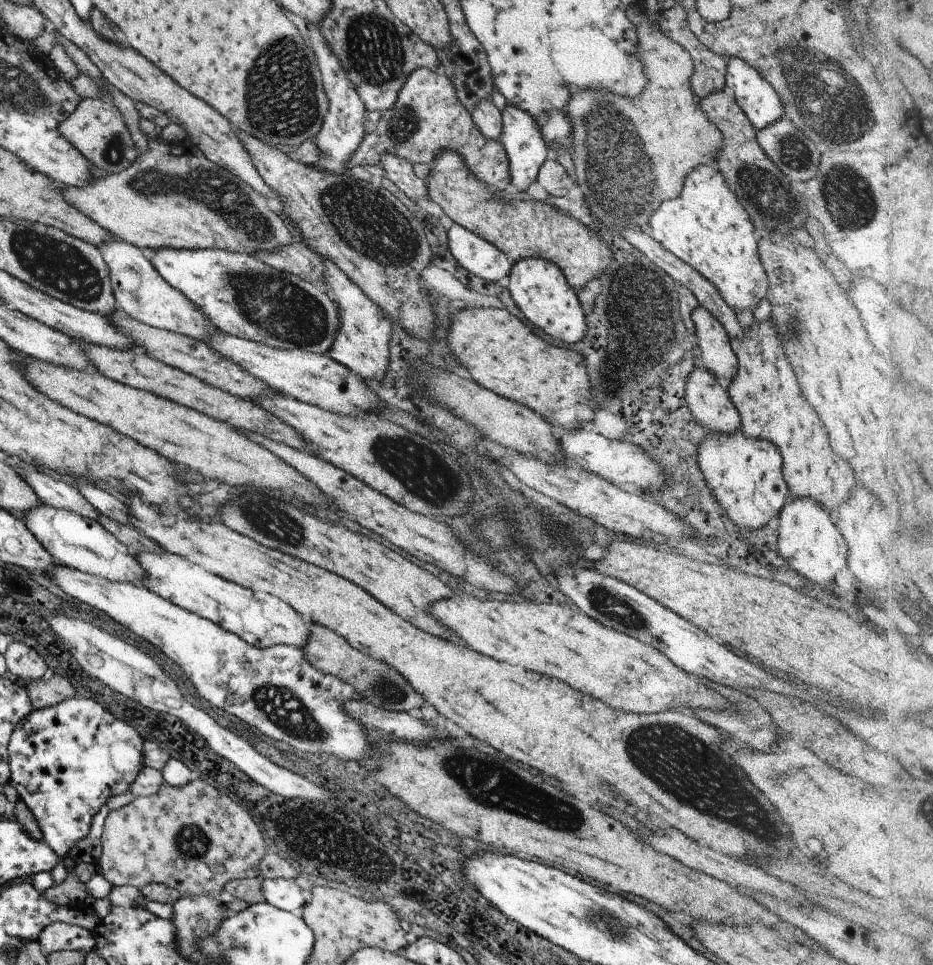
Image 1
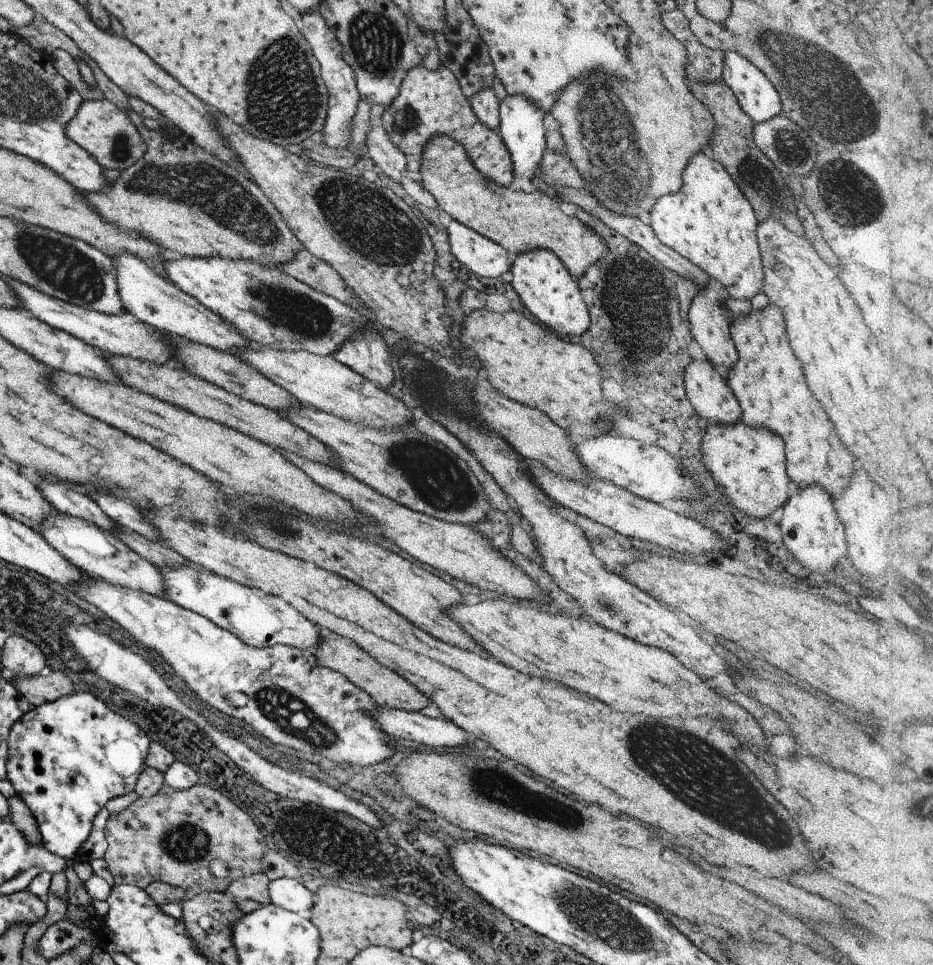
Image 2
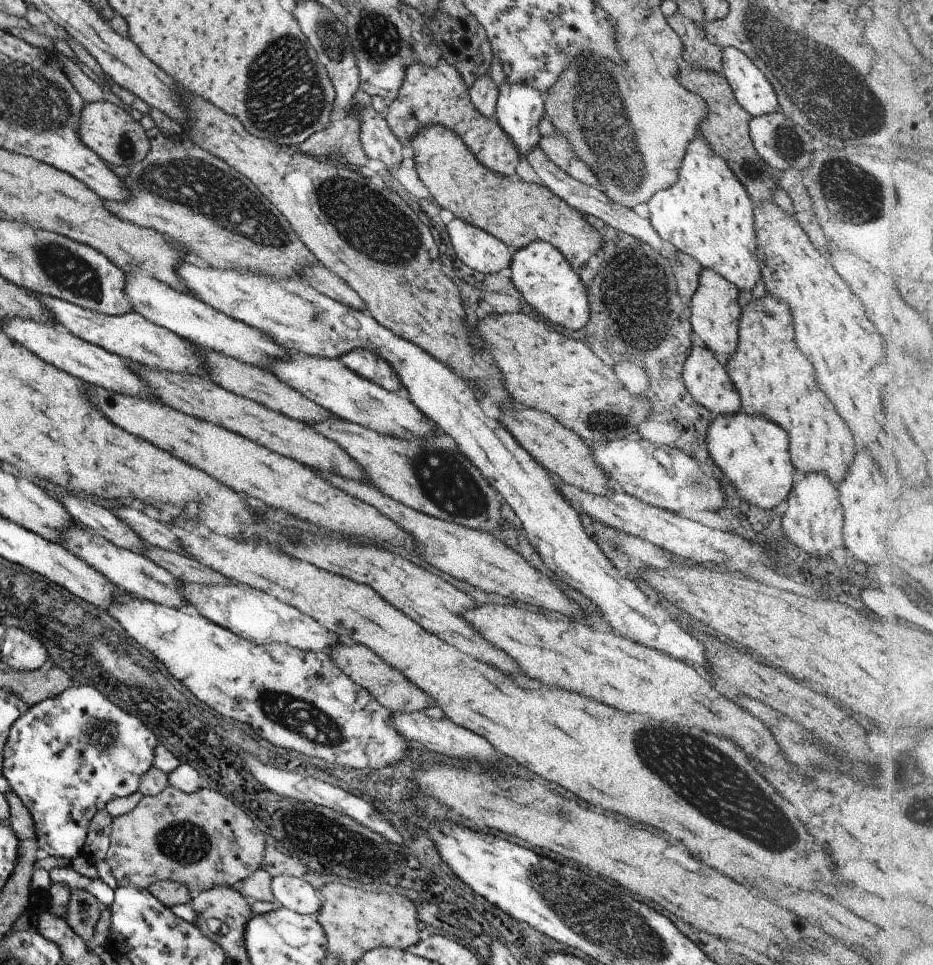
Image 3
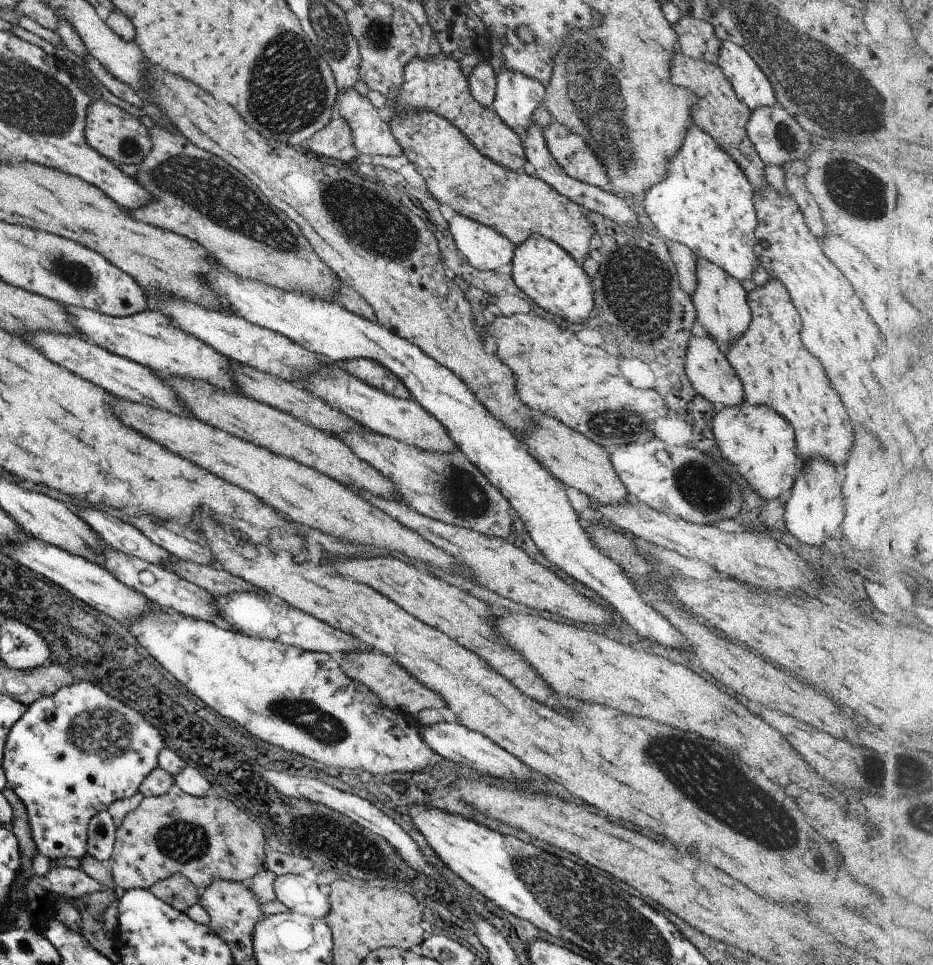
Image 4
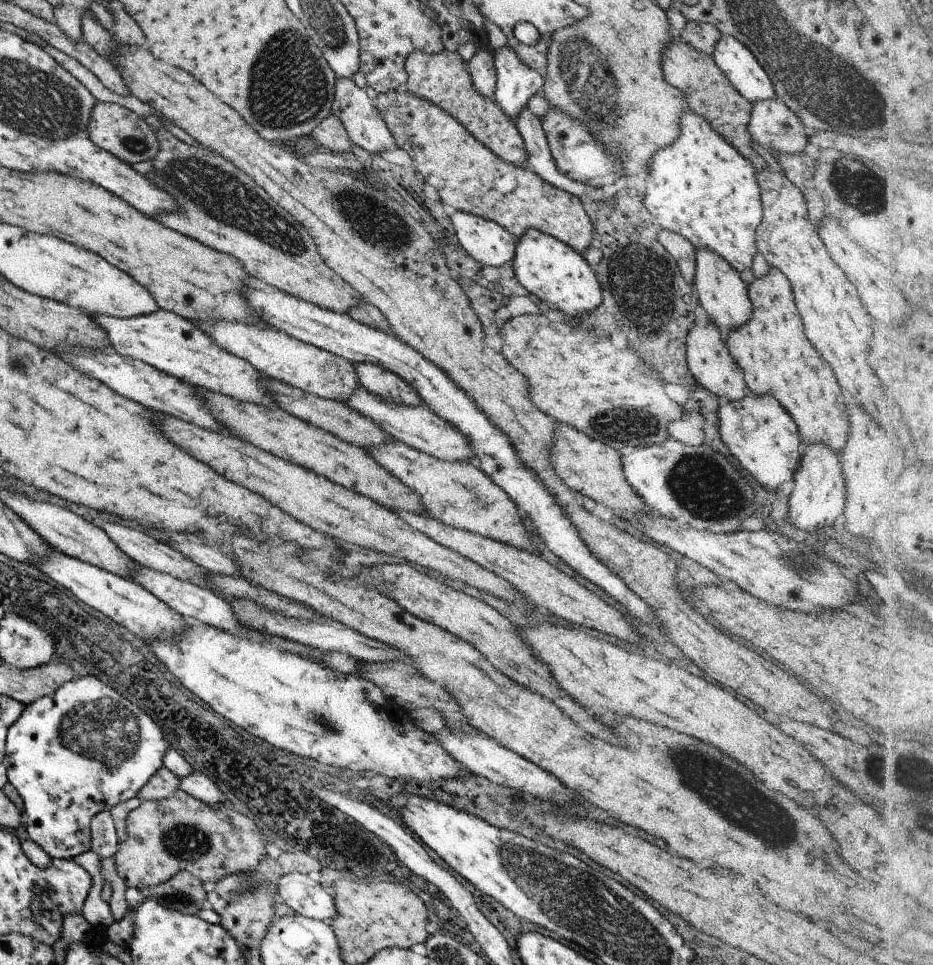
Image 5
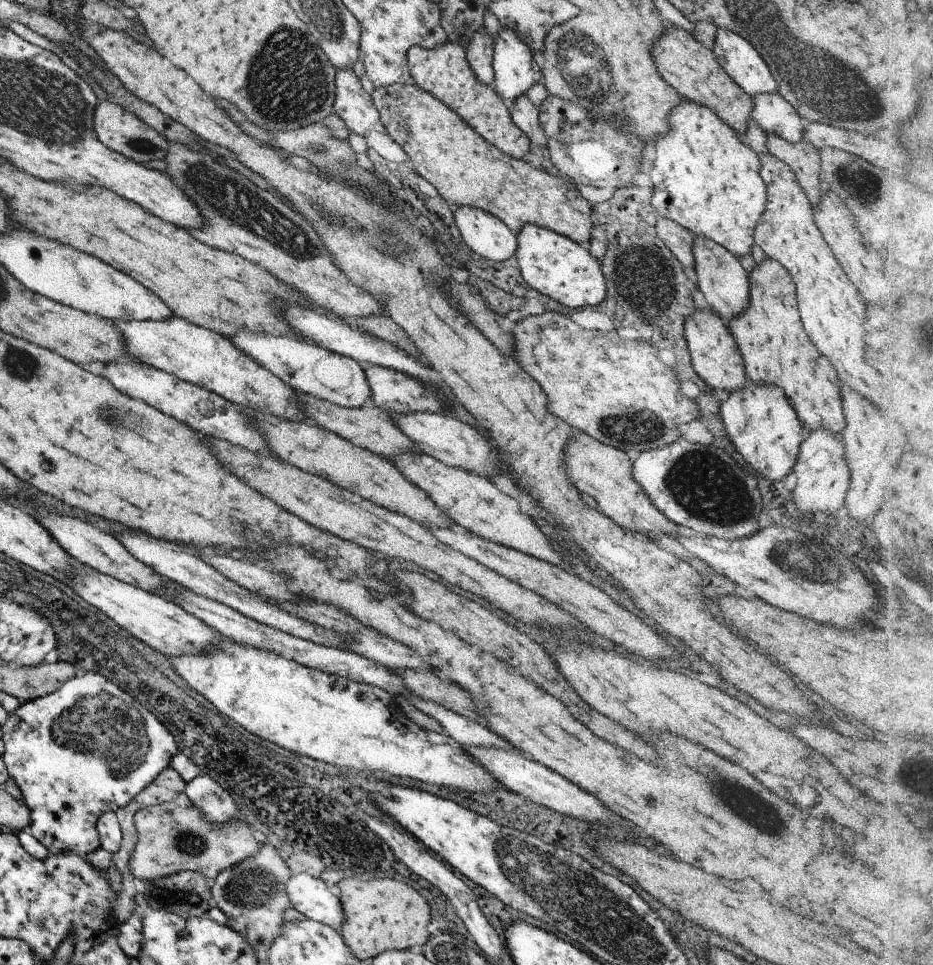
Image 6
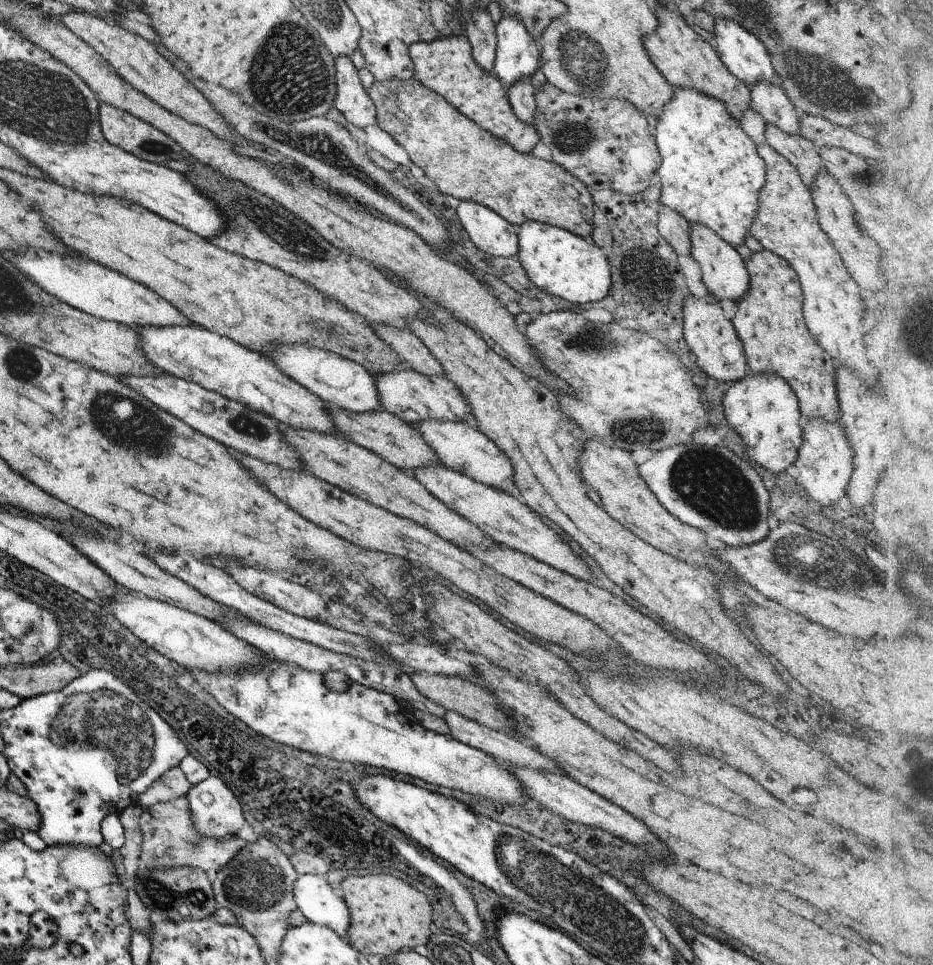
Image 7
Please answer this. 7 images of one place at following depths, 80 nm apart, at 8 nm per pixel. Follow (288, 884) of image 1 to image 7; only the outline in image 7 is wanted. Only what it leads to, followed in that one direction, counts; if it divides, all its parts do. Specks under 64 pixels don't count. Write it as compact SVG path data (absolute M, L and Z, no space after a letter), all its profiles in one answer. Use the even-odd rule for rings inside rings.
M299 875L292 883L292 898L296 909L312 924L333 930L345 938L349 914L342 896L335 896L325 876Z

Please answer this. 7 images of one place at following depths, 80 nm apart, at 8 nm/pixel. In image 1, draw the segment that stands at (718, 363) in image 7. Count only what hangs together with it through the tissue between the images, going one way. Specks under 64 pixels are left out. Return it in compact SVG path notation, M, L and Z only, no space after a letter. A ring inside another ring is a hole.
M695 367L687 375L685 381L685 402L691 410L691 416L695 423L707 427L709 432L729 434L740 428L740 416L733 406L727 391L723 390L715 378L707 369Z

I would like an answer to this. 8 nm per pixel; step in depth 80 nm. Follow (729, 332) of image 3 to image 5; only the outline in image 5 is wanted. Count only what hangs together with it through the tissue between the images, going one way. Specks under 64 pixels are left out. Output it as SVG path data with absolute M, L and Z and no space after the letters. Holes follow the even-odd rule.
M697 247L695 251L695 266L693 288L695 298L703 307L711 321L719 329L723 339L730 330L741 326L750 315L750 300L748 297L748 285L739 277L738 270L735 270L729 263L721 258L715 251L705 247Z

